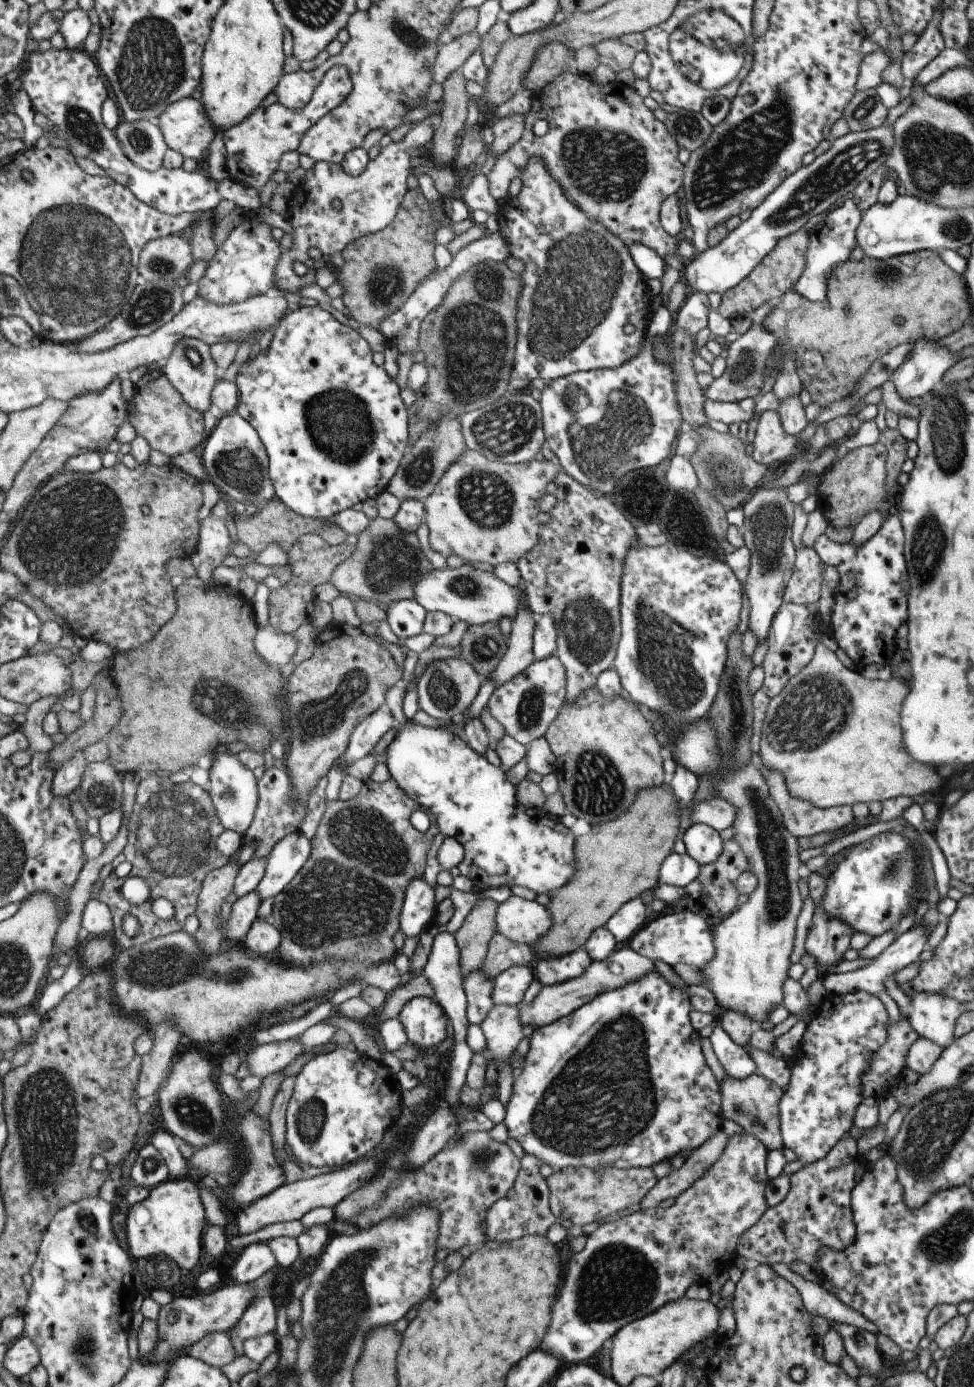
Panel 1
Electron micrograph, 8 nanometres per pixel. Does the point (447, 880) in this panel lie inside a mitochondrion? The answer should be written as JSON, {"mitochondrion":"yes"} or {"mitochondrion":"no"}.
{"mitochondrion":"no"}

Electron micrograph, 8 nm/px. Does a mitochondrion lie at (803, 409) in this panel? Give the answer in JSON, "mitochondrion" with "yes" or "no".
{"mitochondrion":"no"}

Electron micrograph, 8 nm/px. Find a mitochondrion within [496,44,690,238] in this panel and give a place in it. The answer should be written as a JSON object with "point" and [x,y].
{"point":[607,166]}

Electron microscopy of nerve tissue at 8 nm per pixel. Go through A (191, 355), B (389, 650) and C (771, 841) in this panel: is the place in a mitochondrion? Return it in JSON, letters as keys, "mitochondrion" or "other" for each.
{"A":"mitochondrion","B":"other","C":"mitochondrion"}

